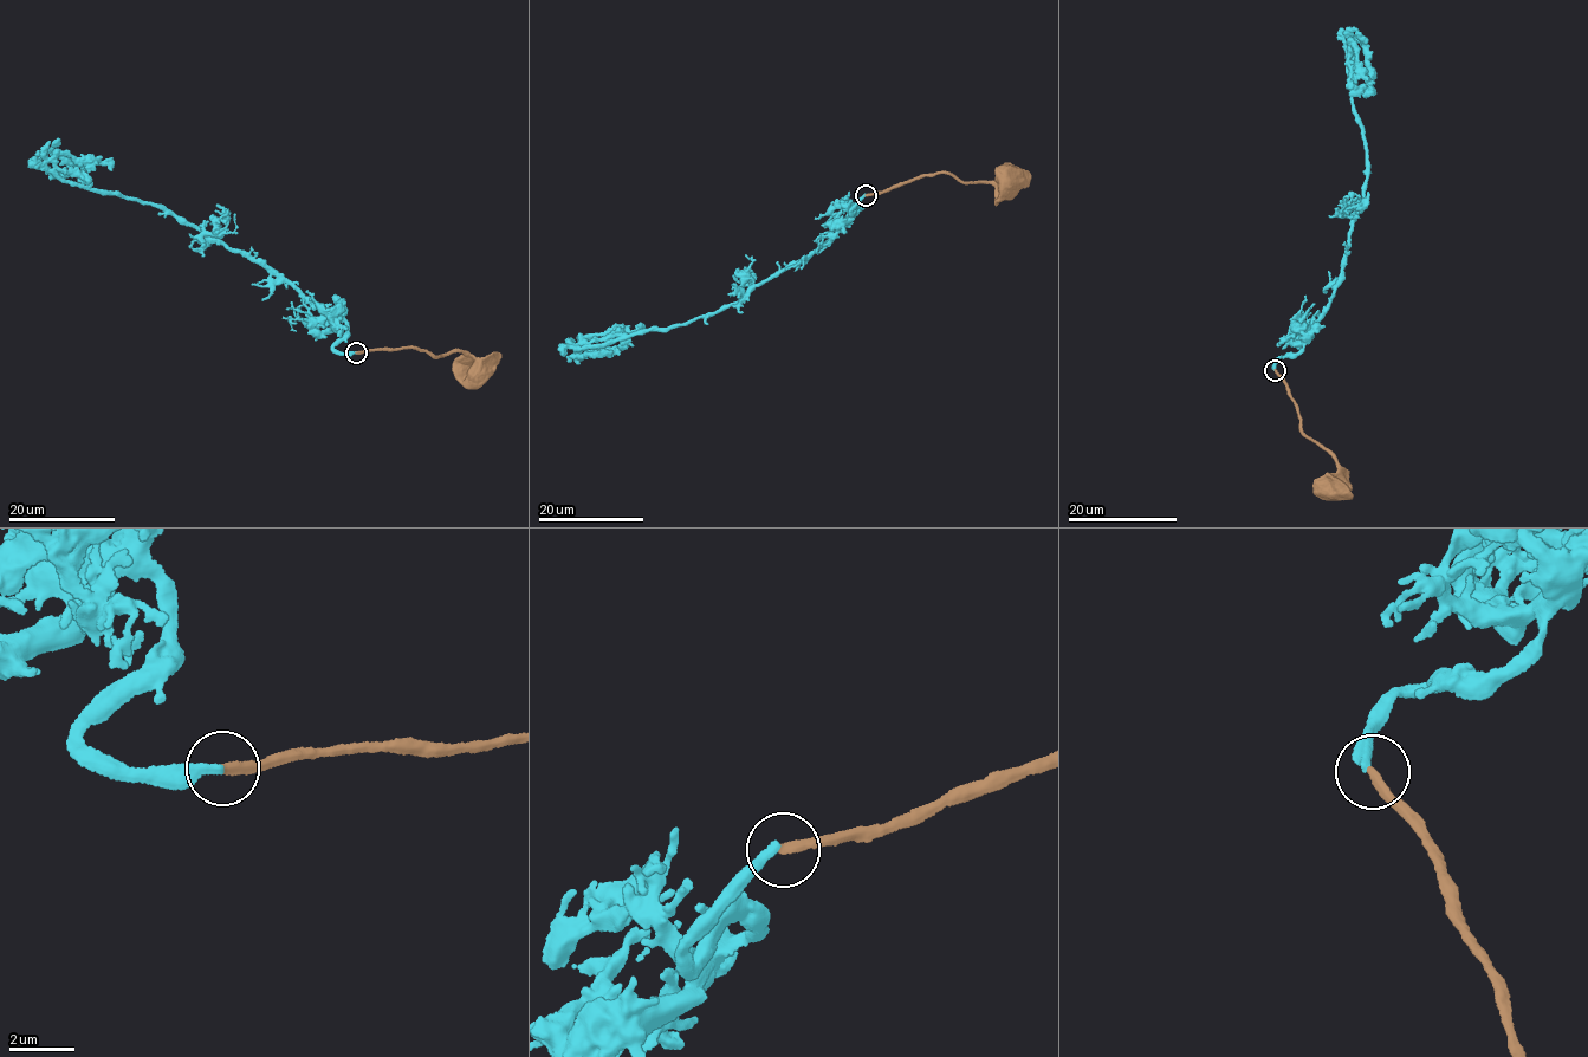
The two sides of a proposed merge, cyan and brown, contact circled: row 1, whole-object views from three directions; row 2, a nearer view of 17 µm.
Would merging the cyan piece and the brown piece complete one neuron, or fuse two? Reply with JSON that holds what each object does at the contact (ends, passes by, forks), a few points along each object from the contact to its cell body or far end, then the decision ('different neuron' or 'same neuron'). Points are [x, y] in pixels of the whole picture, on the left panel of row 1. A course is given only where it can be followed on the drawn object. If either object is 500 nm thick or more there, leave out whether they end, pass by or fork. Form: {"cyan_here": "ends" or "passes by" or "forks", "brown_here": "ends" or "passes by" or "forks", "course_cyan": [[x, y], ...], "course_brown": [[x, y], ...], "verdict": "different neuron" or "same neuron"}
{"cyan_here": "ends", "brown_here": "ends", "course_cyan": [[356, 354], [334, 348], [345, 322], [267, 267], [173, 213], [103, 195], [70, 175]], "course_brown": [[356, 352], [409, 345], [436, 356], [461, 350], [486, 374], [481, 378]], "verdict": "same neuron"}

